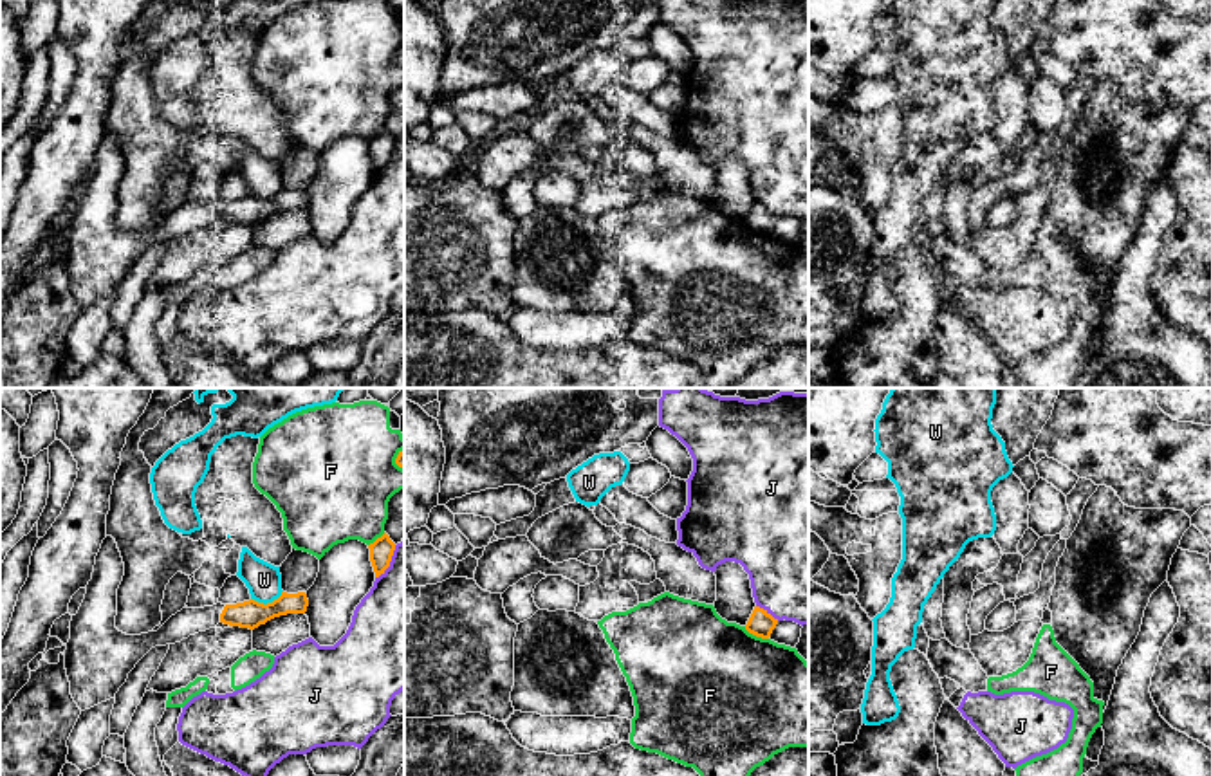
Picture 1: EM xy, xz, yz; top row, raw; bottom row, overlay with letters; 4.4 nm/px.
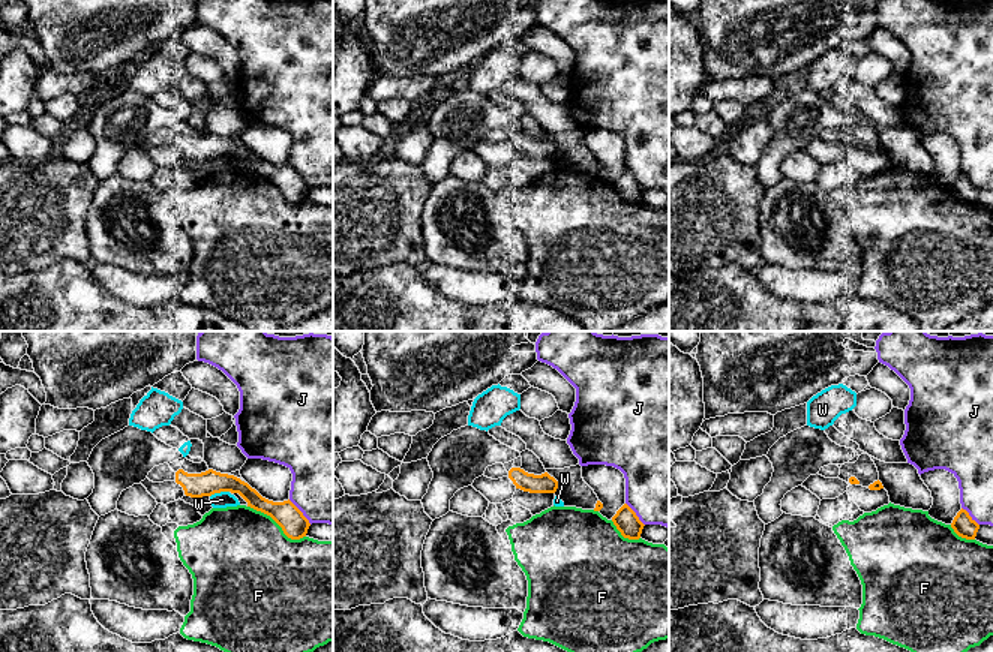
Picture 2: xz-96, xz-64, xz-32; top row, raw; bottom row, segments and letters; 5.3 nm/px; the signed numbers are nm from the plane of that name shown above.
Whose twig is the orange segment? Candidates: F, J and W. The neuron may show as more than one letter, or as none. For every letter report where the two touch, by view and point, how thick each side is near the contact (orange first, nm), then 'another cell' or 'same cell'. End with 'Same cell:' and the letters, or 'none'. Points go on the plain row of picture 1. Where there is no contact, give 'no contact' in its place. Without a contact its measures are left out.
F: xz (757, 231) | 120/500 nm | another cell
J: xz (766, 206) | 120/480 nm | another cell
W: xy (268, 199) | 130/160 nm | another cell
Same cell: none

